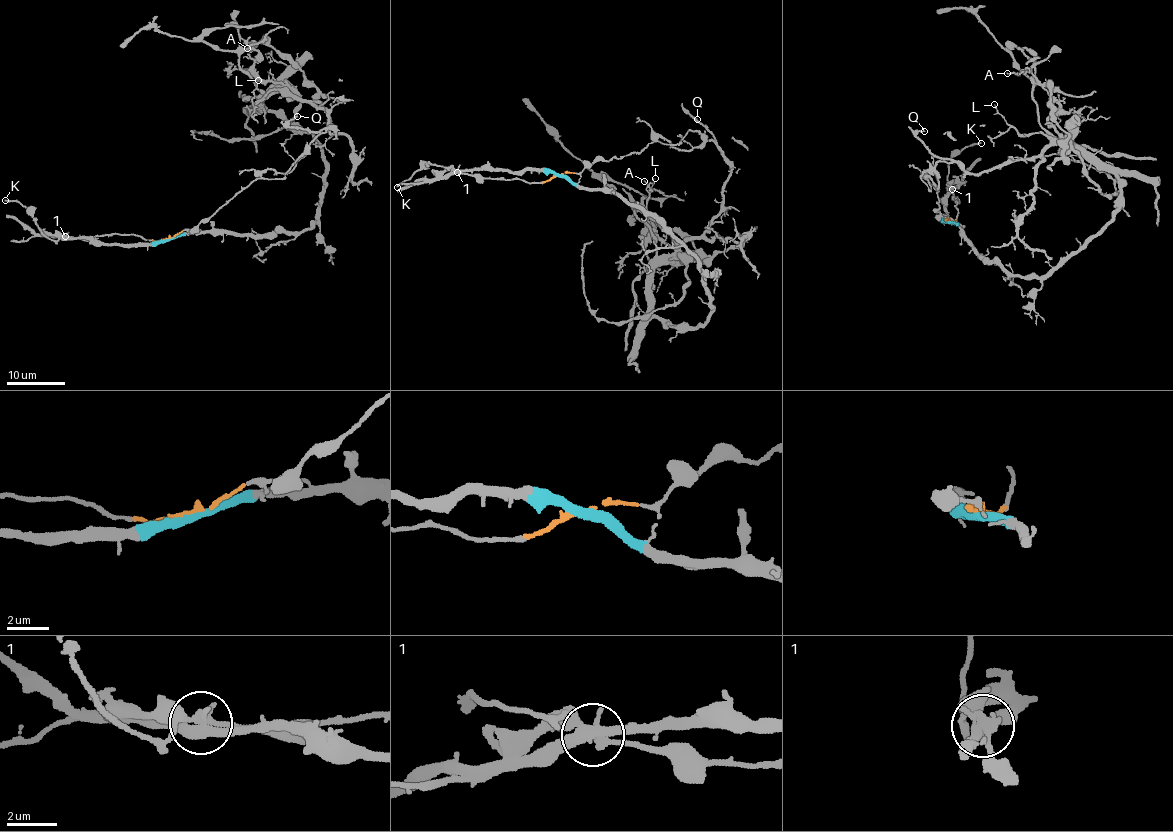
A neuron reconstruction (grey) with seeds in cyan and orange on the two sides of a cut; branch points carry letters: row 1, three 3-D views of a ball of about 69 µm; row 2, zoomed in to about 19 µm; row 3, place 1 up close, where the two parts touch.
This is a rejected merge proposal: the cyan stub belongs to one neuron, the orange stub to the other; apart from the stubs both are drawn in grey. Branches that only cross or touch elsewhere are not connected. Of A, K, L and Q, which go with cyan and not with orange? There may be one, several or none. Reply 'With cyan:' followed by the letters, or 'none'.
With cyan: A, L, Q

